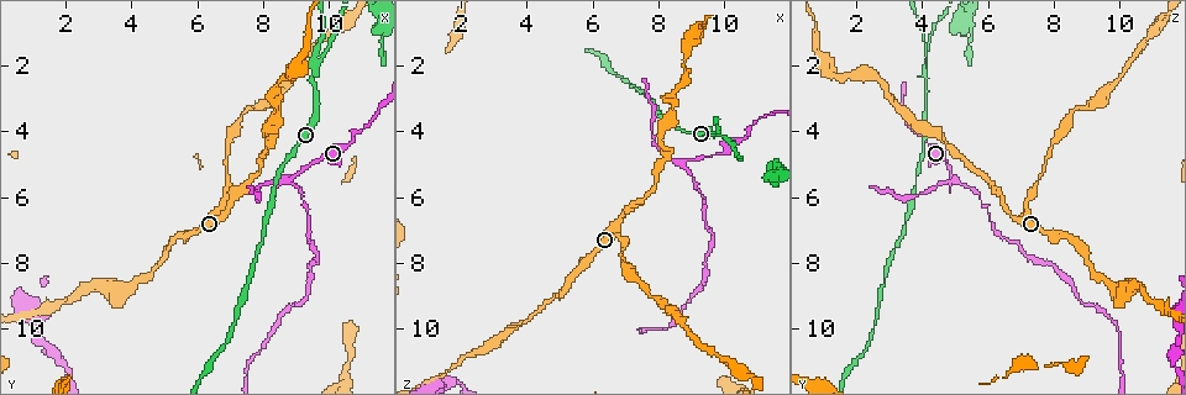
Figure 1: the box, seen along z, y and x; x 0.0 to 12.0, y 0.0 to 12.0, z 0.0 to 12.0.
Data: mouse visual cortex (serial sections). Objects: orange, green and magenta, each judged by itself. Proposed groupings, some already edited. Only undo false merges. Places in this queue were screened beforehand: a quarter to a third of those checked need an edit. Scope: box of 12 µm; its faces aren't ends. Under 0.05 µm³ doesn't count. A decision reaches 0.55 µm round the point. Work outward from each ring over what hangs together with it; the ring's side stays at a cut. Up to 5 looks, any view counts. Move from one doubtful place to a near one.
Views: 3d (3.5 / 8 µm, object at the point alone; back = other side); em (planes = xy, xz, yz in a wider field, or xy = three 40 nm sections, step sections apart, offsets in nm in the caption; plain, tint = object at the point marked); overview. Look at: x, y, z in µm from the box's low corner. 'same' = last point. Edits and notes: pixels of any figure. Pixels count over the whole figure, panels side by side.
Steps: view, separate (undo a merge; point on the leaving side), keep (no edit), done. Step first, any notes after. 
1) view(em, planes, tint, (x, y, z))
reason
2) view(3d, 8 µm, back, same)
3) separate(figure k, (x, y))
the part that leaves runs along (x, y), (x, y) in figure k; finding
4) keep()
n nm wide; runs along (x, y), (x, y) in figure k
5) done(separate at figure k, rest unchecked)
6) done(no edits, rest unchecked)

view(3d, 3.5 µm, (8.7, 5.4, 5.0))
a fork

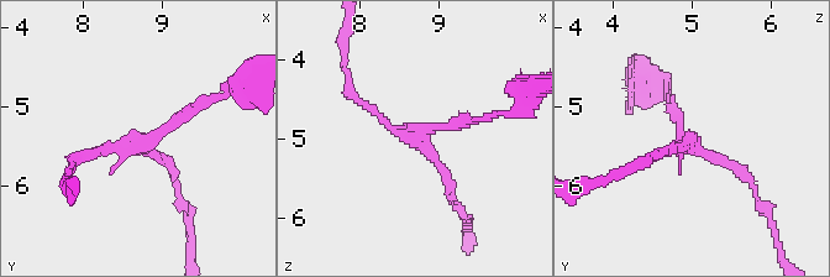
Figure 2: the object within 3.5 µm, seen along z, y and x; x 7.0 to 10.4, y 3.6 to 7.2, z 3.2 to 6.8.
view(em, xy, step 2, tint, (8.75, 5.50, 4.95))
3 arms; arms of 150, 150, 150 nm

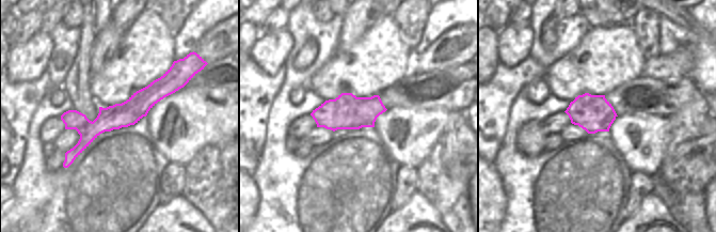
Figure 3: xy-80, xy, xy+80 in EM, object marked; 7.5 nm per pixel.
separate(figure 2, (731, 165))
the part that leaves runs along (689, 146), (734, 165), (768, 214) in figure 2; a second cell is stuck on

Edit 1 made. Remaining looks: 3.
view(3d, 8 µm, (3.6, 8.6, 10.0))
sudden change in width

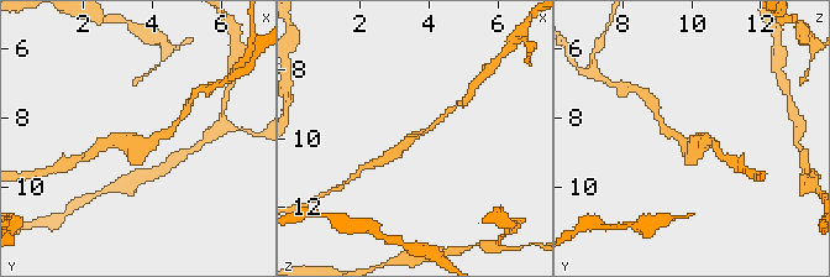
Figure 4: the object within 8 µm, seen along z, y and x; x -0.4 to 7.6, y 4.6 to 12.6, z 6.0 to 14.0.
view(em, xy, step 2, tint, (3.6, 8.7, 10.0))

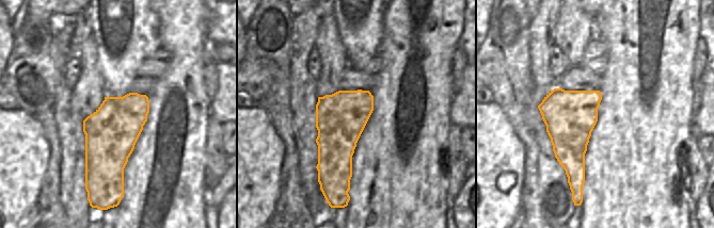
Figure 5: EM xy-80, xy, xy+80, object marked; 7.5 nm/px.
keep()
all the same cell

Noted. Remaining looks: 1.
done(separate at figure 2, rest unchecked)

